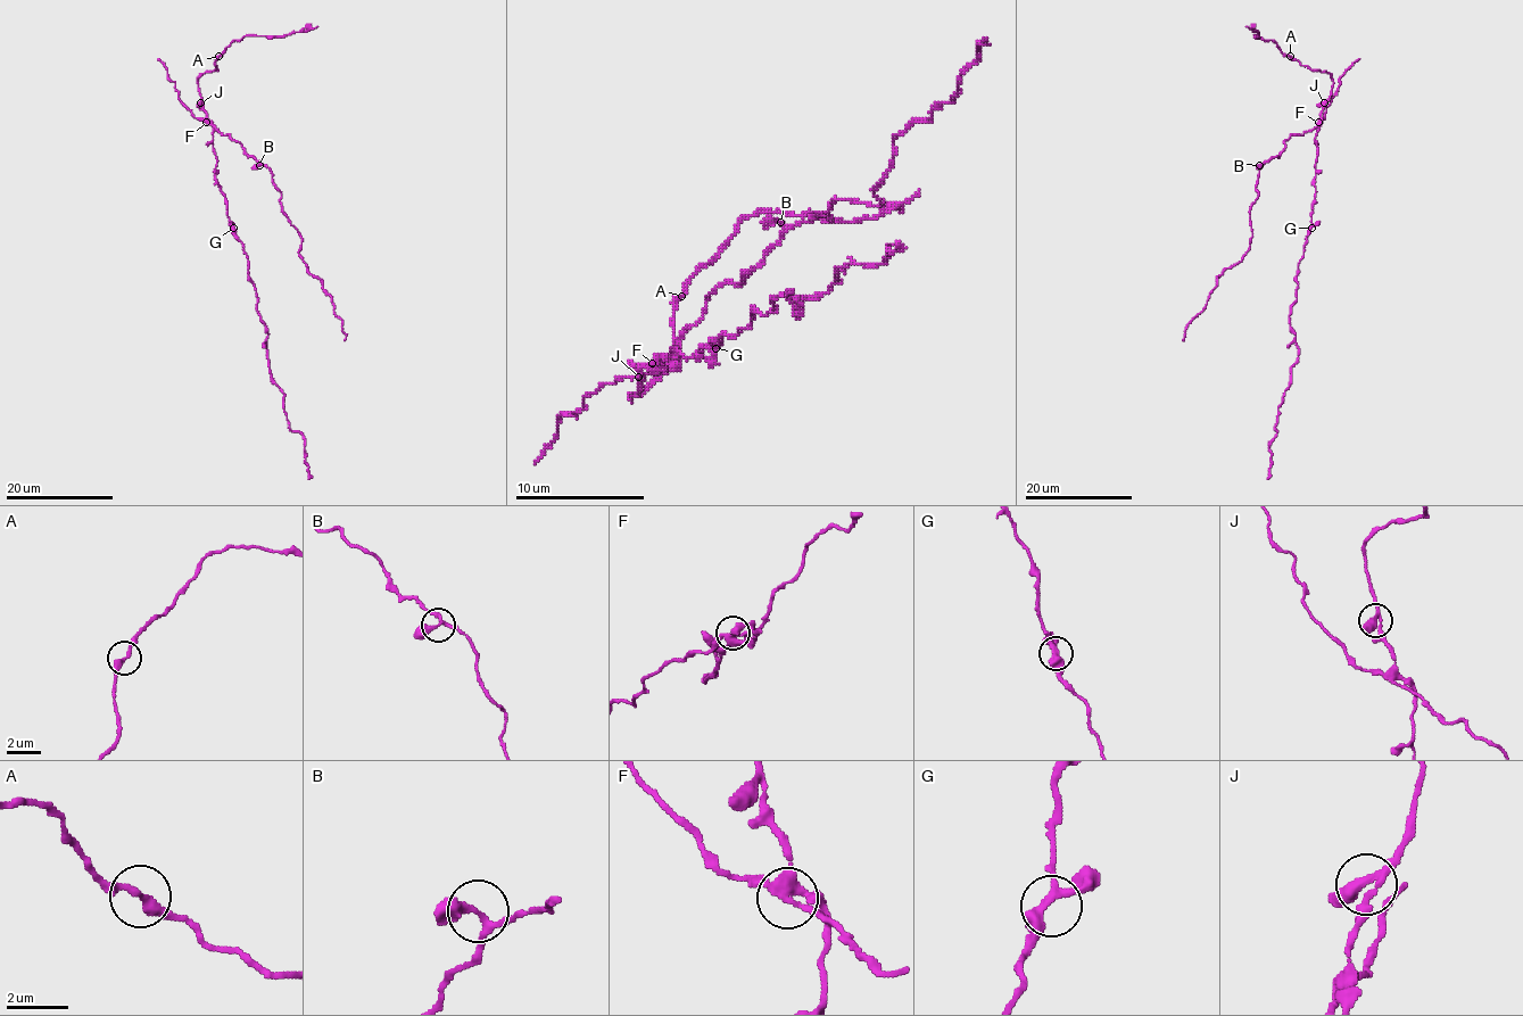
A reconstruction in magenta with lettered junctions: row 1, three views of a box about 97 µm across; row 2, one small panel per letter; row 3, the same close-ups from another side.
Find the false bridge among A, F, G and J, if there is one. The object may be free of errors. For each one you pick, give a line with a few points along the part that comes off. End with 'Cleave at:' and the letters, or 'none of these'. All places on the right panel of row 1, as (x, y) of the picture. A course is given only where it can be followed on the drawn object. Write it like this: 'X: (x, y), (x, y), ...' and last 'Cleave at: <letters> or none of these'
F: (1318, 122), (1291, 135), (1283, 151), (1259, 168), (1250, 249), (1224, 271), (1183, 340)
Cleave at: F

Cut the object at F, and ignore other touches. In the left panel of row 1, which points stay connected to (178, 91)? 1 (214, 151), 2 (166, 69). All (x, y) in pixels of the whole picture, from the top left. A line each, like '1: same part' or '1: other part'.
1: other part
2: same part

